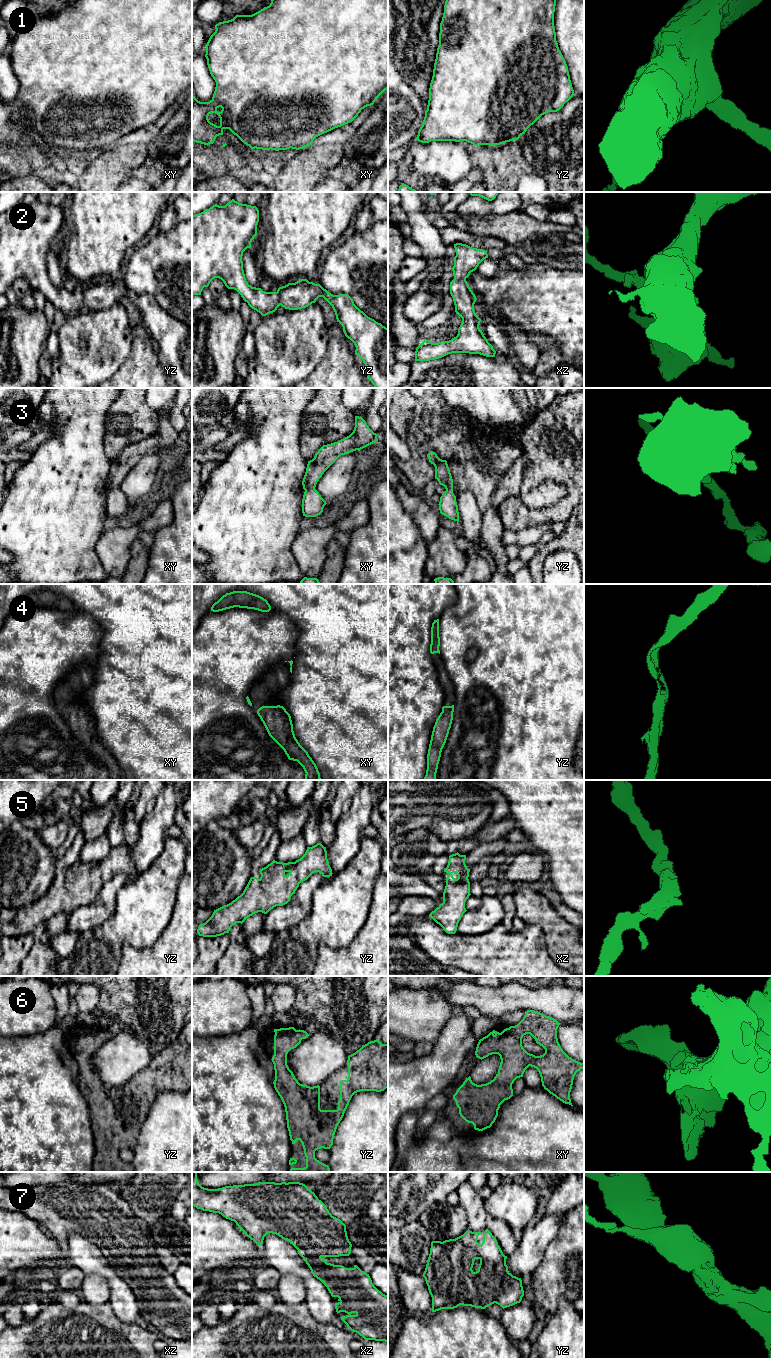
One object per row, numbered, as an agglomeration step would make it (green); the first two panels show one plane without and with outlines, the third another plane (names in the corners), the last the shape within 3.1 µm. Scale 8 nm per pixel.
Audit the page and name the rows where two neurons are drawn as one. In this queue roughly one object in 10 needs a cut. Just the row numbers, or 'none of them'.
none of them

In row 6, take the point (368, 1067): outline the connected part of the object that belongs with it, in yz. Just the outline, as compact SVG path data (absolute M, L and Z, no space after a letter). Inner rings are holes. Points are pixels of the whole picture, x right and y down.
M294 1027L274 1029L274 1088L286 1112L290 1140L302 1143L306 1157L304 1168L290 1172L329 1172L328 1165L315 1158L315 1151L330 1149L338 1124L352 1096L360 1091L381 1092L388 1088L388 1044L370 1041L348 1056L348 1079L340 1081L337 1110L320 1109L320 1086L300 1084L287 1065L287 1054L309 1034Z

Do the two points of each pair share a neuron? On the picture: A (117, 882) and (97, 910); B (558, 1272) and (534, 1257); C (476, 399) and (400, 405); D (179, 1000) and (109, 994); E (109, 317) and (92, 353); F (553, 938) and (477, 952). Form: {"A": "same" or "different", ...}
{"A": "same", "B": "different", "C": "different", "D": "same", "E": "same", "F": "different"}

